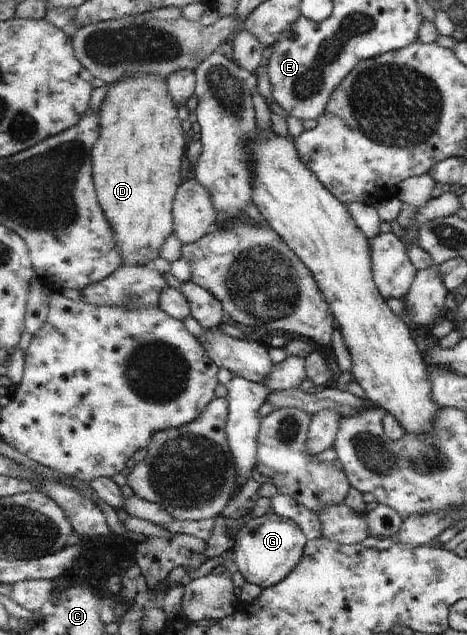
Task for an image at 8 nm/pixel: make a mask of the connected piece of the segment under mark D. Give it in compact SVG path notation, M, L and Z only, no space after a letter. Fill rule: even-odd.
M137 74L136 76L108 84L105 99L99 108L100 139L97 140L96 145L91 150L91 166L94 171L94 182L101 207L108 217L109 223L113 226L114 238L120 252L123 254L125 264L145 265L151 263L153 259L157 259L160 256L161 248L175 231L173 204L175 203L176 193L179 191L180 185L186 181L182 170L185 169L186 153L190 144L187 133L181 127L182 119L177 115L177 107L178 105L173 101L169 93L168 81L164 77L161 77L159 74Z

